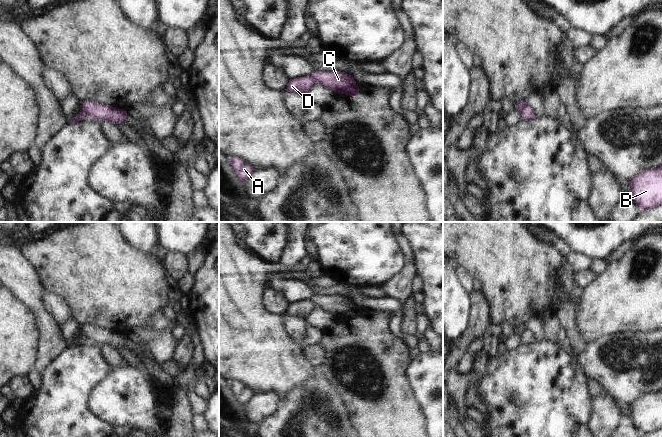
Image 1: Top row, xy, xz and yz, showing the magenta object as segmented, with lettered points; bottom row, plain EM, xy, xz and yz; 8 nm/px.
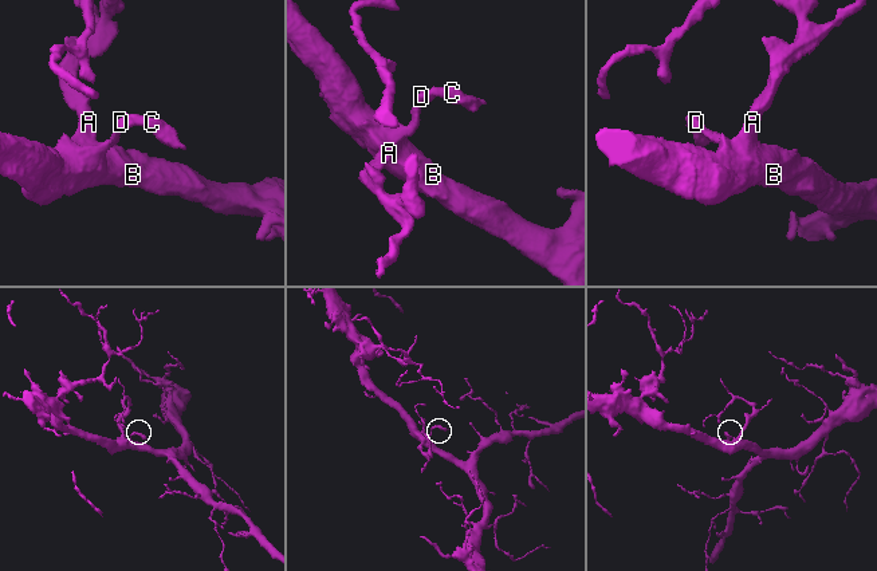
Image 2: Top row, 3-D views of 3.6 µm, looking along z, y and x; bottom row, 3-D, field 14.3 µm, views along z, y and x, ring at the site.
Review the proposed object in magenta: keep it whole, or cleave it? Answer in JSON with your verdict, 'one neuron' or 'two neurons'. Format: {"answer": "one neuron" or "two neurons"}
{"answer": "two neurons"}

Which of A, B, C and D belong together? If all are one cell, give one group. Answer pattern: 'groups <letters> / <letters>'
groups A B D / C

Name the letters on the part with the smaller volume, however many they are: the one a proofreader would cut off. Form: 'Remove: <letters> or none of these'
Remove: C

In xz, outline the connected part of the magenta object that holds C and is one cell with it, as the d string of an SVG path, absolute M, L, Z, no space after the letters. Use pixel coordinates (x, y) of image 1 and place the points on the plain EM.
M314 295L310 301L314 307L330 313L338 318L346 318L352 321L359 319L359 310L354 302L339 295Z

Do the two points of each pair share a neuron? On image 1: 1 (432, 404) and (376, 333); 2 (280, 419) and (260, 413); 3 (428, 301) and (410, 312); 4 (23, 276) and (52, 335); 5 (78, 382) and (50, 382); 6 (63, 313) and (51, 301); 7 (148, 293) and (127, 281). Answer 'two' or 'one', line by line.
1: two
2: two
3: two
4: one
5: one
6: one
7: one

